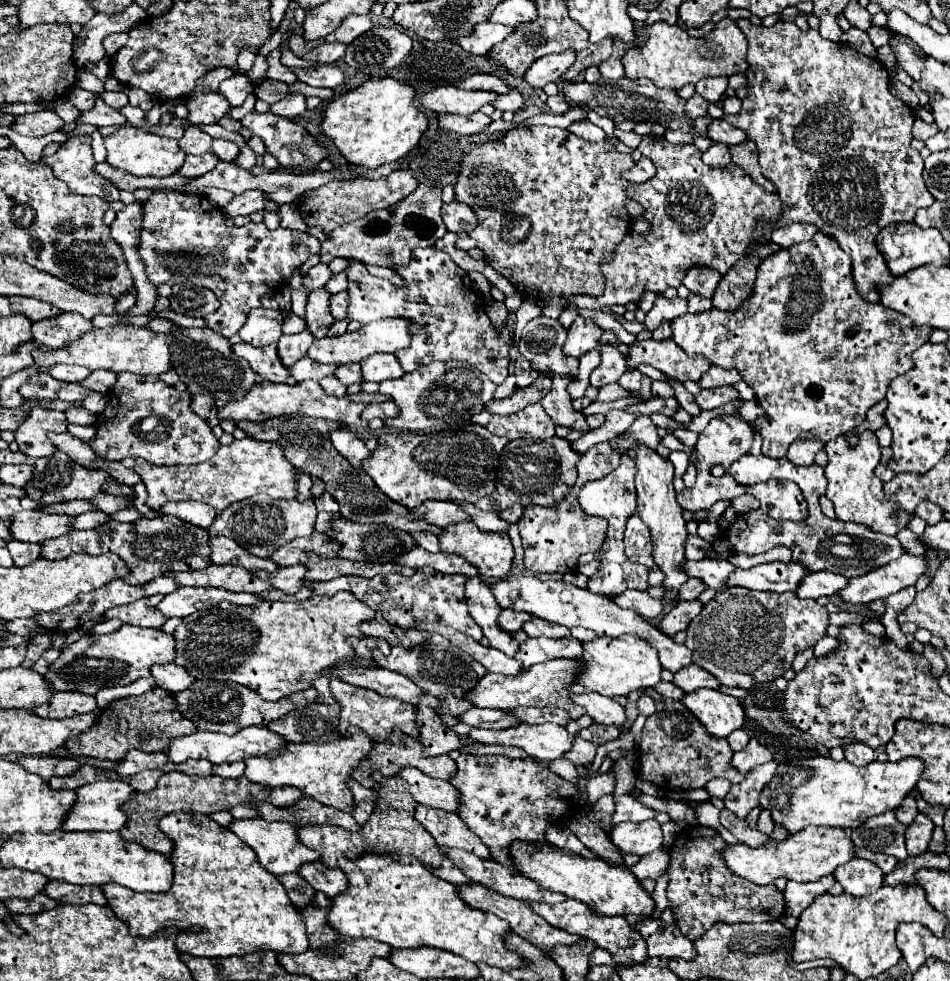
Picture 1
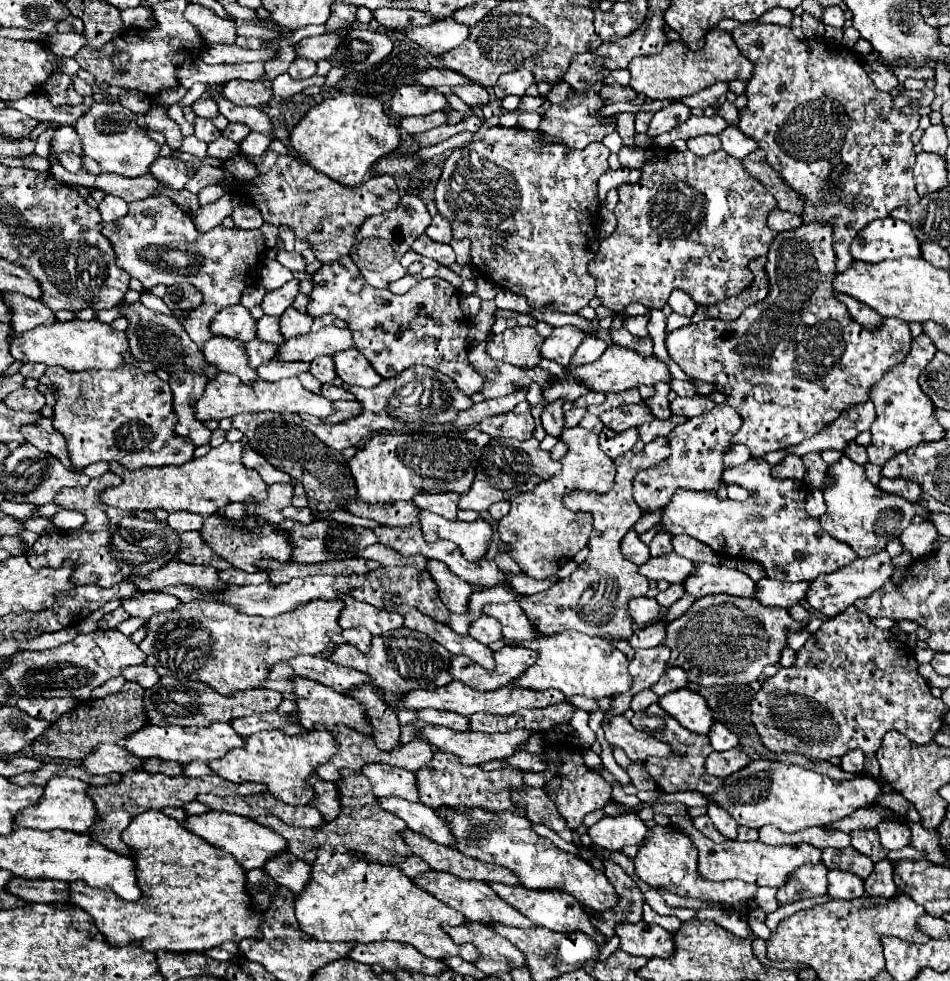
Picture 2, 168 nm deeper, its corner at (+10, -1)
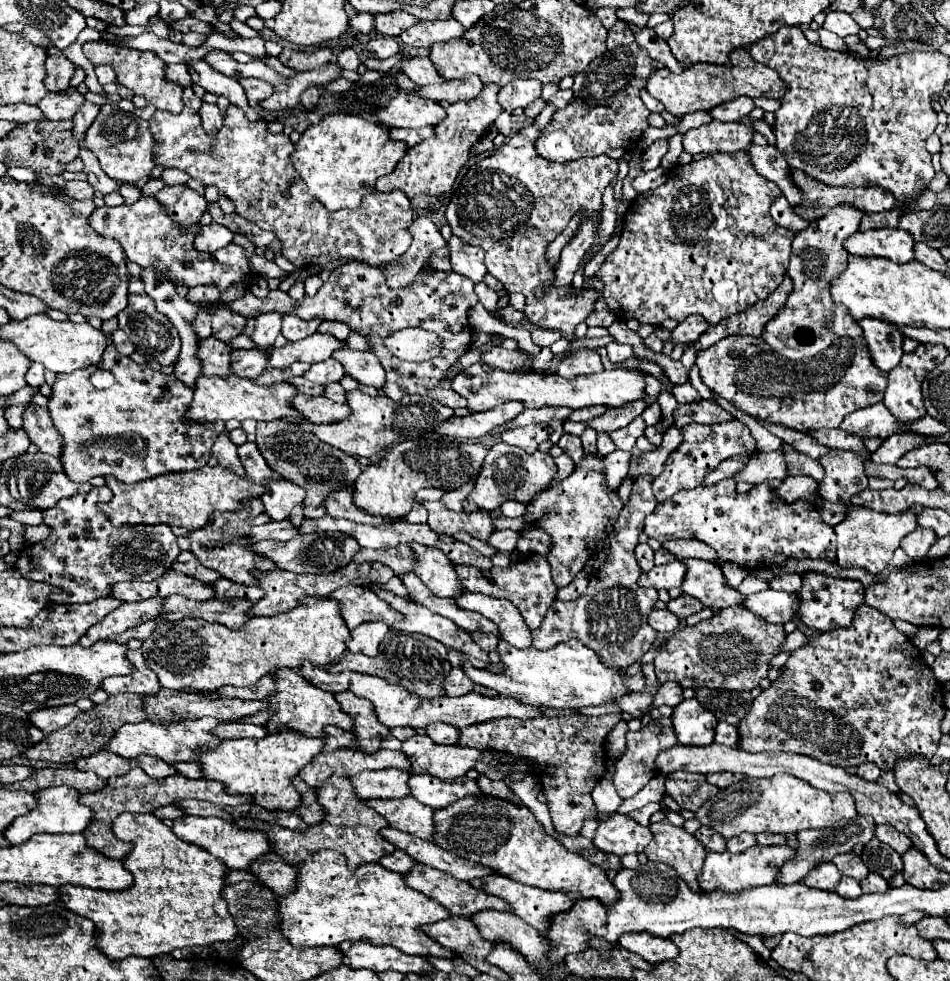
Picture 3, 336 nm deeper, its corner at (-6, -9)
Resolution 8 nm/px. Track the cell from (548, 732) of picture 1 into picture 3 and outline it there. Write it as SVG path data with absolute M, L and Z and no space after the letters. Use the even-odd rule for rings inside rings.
M414 735L402 741L402 753L412 763L410 775L432 775L438 779L462 777L478 763L480 751L468 751L468 747L440 747L434 745L428 735Z

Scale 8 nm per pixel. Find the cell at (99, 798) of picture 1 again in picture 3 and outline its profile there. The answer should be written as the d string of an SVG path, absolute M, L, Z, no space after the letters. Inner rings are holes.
M48 787L36 793L38 805L26 813L16 817L10 827L4 831L4 837L12 845L20 845L26 839L30 839L34 833L82 833L84 827L88 827L88 819L92 819L92 809L78 803L78 791L74 787Z

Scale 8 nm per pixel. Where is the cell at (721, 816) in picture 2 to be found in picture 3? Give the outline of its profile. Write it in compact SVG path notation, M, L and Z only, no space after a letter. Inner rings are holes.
M744 833L744 835L738 835L738 837L728 839L726 851L730 851L730 853L742 853L742 851L746 851L746 849L752 847L752 845L756 845L756 837Z

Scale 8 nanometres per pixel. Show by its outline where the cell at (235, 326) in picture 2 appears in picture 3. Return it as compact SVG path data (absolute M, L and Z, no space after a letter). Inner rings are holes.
M200 301L200 305L202 305L202 309L210 311L210 315L212 315L212 335L216 339L230 341L232 337L242 333L244 325L246 325L246 317L242 317L240 313L234 313L226 303Z

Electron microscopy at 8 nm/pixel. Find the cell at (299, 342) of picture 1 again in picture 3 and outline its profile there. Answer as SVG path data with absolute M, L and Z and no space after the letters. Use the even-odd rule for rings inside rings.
M236 349L230 355L230 369L238 377L248 377L254 379L266 369L266 353L260 353L256 349Z

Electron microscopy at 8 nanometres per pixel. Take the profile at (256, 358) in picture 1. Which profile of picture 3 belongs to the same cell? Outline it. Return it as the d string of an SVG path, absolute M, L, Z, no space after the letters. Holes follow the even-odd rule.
M216 337L200 339L196 357L198 357L200 365L202 365L202 373L204 375L226 377L230 373L230 369L228 369L230 353L232 353L232 349L224 341L220 341Z

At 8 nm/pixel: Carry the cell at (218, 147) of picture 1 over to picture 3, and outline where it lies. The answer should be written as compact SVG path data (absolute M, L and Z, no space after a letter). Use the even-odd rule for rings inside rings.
M204 101L198 113L200 113L200 117L202 117L204 131L208 131L208 135L216 135L216 131L222 127L222 121L224 121L218 105L210 105L210 103Z

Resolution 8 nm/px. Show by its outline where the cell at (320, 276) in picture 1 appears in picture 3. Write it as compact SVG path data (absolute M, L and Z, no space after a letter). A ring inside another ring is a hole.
M262 313L256 317L256 329L250 335L250 339L254 341L258 351L268 353L268 349L274 345L274 339L280 333L280 319L282 317L272 315L272 313Z

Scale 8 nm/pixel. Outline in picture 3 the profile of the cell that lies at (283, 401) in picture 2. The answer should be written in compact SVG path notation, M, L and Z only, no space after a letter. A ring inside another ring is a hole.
M200 375L192 387L194 399L190 407L186 409L184 419L194 421L194 423L206 423L206 421L216 421L216 419L256 419L256 421L272 421L272 419L282 419L282 417L296 417L298 411L290 407L290 397L294 397L298 391L290 383L274 383L270 387L260 387L252 383L250 379L242 379L236 375L228 377L206 377Z

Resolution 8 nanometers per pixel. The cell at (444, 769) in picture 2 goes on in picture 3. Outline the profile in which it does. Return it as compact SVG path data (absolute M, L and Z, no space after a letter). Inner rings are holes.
M412 775L408 779L410 795L418 799L420 803L440 809L448 803L462 799L464 795L478 795L480 789L476 787L474 779L468 777L456 777L456 779L436 779L430 775Z

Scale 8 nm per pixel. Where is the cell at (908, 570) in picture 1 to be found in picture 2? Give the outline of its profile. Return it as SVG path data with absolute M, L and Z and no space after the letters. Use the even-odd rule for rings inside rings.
M880 551L868 559L856 559L856 563L850 563L848 567L842 567L840 571L834 571L830 575L820 575L818 579L814 579L810 583L806 599L812 609L820 611L826 617L832 617L832 615L838 615L840 611L844 611L846 607L854 605L856 599L870 597L874 591L884 587L892 579L892 575L894 575L892 557L886 551Z

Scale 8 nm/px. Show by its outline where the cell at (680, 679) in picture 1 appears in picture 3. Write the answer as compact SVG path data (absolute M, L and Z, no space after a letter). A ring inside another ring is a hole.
M664 683L664 685L660 685L658 693L654 695L652 705L654 707L660 707L660 705L676 707L680 701L682 701L682 689L680 689L680 685L678 683Z

